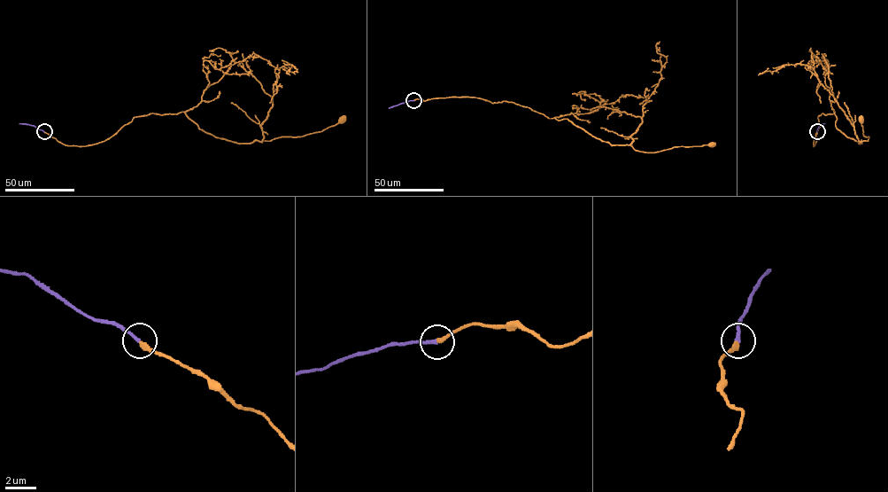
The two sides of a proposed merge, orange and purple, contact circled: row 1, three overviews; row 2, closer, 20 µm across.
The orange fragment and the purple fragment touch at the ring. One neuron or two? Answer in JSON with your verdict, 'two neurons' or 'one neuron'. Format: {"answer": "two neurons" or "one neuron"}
{"answer": "one neuron"}

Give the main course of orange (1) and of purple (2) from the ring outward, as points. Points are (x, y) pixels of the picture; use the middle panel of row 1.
1: (413, 100), (467, 97), (513, 102), (550, 119), (567, 119), (611, 144), (630, 144), (644, 152), (712, 144)
2: (413, 100), (389, 108)

